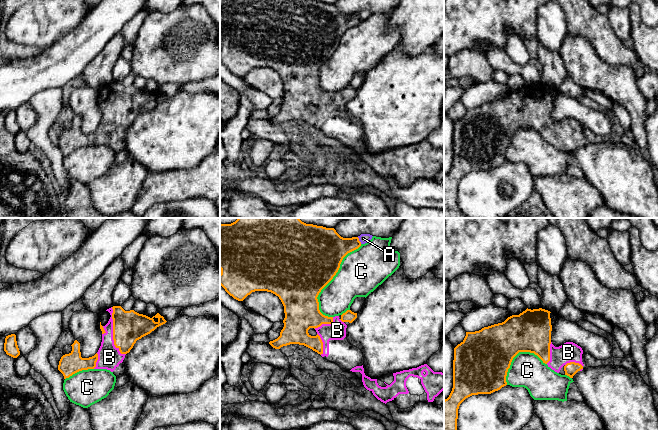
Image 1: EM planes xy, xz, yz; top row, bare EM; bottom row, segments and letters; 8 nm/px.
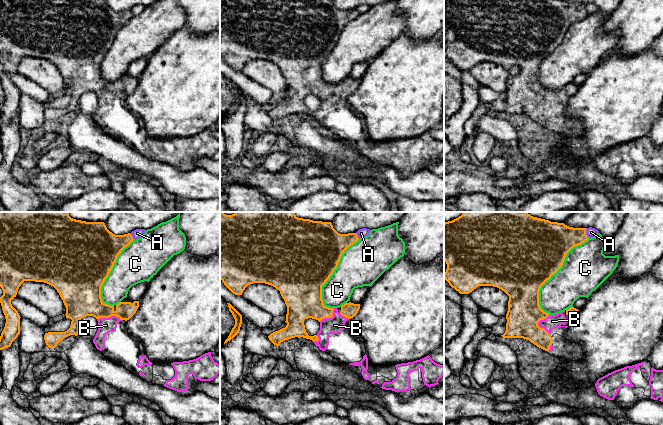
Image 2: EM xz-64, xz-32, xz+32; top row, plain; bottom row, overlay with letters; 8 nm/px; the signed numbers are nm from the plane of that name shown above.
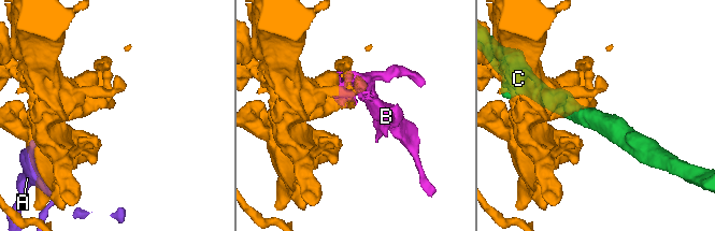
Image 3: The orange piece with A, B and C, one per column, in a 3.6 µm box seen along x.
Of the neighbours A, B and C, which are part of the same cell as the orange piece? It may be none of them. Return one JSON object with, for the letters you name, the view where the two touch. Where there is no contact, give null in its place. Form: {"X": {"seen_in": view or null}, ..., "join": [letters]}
{"B": {"seen_in": "xy"}, "join": ["B"]}

